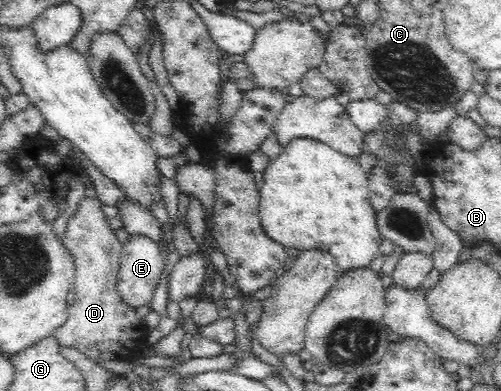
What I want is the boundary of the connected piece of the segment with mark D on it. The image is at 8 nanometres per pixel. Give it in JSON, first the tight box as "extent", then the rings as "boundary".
{"extent":[53,194,147,362],"boundary":[[[97,194],[93,198],[84,195],[80,199],[76,212],[68,218],[62,241],[75,260],[76,274],[73,284],[75,299],[71,307],[67,308],[65,324],[60,326],[53,335],[58,338],[61,346],[77,349],[89,359],[104,358],[128,362],[135,359],[140,346],[146,343],[147,332],[135,310],[122,305],[118,300],[116,282],[123,244],[118,241],[115,230],[108,224],[108,217],[102,211],[102,203]]]}

